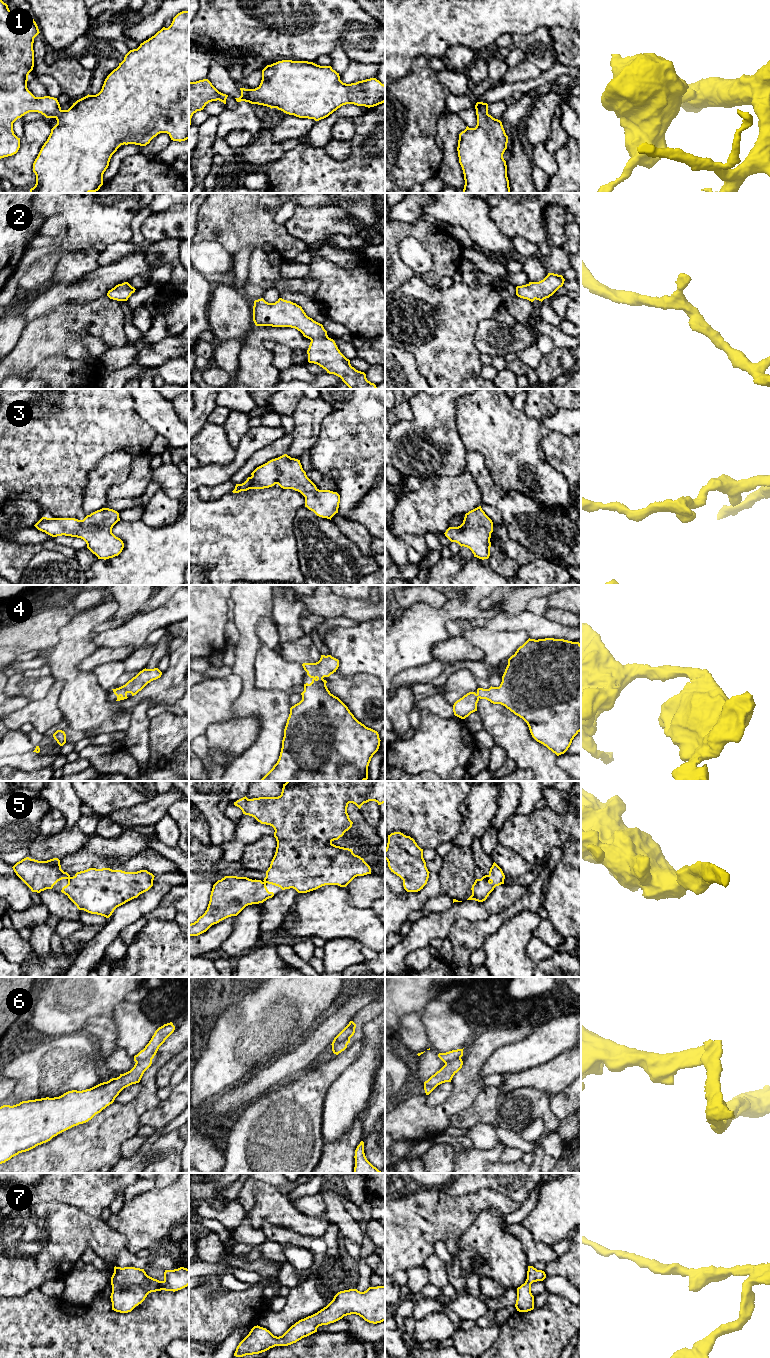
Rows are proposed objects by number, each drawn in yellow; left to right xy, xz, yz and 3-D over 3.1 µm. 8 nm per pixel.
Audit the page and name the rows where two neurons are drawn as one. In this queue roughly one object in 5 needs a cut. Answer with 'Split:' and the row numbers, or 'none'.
Split: 6

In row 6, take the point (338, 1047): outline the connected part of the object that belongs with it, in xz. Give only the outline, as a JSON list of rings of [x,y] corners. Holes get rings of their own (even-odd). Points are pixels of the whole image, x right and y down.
[[[350,1021],[349,1025],[352,1028],[352,1034],[348,1037],[348,1039],[345,1041],[342,1041],[340,1043],[336,1043],[335,1045],[332,1046],[332,1051],[336,1055],[338,1055],[339,1053],[341,1053],[342,1051],[344,1051],[347,1048],[347,1045],[350,1043],[350,1038],[355,1033],[356,1024],[353,1021]]]

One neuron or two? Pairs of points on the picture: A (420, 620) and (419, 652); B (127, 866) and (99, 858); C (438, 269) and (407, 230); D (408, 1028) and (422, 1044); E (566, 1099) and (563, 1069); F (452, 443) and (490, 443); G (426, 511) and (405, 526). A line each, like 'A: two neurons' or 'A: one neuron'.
A: one neuron
B: two neurons
C: one neuron
D: one neuron
E: two neurons
F: two neurons
G: one neuron

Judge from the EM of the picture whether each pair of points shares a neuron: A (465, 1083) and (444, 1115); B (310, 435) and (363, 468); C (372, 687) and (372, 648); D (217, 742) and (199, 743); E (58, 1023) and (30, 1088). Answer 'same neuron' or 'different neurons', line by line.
A: same neuron
B: different neurons
C: different neurons
D: different neurons
E: different neurons

